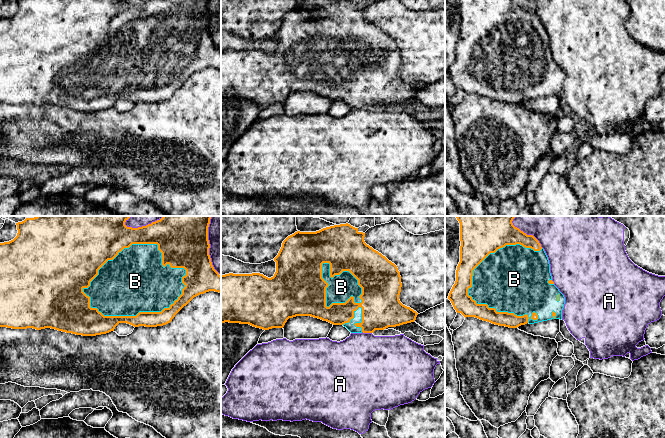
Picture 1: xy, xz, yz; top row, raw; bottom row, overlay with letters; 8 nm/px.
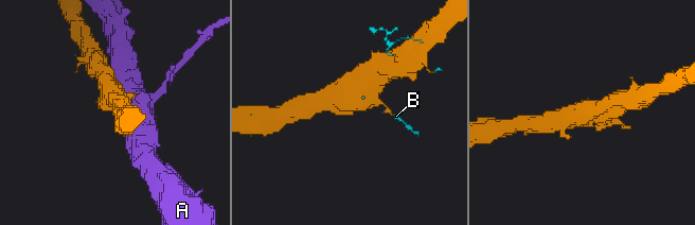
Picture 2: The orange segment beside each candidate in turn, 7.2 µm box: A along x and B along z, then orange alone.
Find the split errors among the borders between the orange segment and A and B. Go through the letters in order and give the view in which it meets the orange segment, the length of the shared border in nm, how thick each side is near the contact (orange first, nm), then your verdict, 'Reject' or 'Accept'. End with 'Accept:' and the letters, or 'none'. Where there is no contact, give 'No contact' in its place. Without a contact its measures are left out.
A: Touches orange in xy. Shared border 460 nm. Thickness 420 nm (orange) against 200 nm. Reject
B: Touches orange in xy. Shared border 850 nm. Thickness 340 nm (orange) against 440 nm. Accept
Accept: B

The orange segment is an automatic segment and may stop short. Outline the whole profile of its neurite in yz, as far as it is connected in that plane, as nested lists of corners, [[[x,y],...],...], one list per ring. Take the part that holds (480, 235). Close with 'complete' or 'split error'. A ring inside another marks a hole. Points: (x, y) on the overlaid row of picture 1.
[[[456,216],[460,223],[460,262],[448,299],[457,313],[495,325],[517,328],[551,319],[562,319],[565,297],[554,285],[548,257],[539,241],[512,223],[516,216]]]; split error

